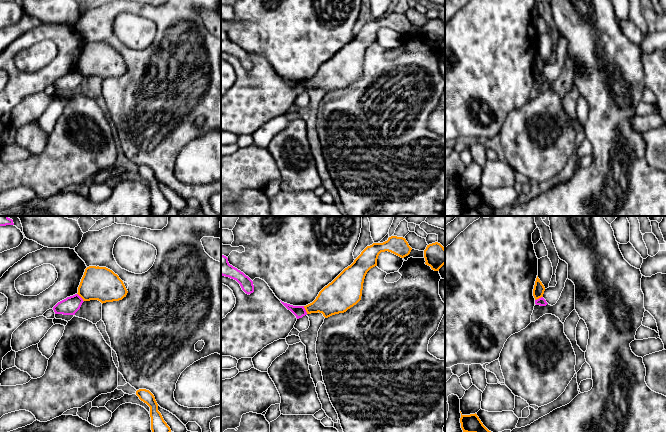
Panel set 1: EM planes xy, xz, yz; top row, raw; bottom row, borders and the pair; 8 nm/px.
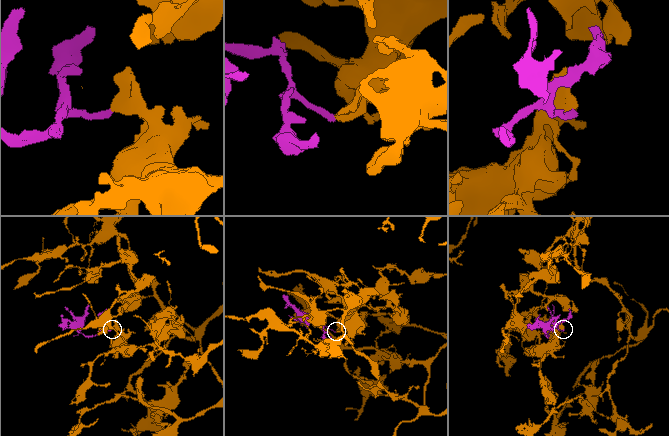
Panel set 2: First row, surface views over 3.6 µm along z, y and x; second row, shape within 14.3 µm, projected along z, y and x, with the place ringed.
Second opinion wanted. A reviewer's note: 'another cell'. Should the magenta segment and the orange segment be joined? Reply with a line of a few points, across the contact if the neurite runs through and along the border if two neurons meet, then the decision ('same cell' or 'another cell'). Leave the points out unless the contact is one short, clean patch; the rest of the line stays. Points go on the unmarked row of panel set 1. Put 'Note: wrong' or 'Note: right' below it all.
line xy (77, 69), (83, 77); another cell
Note: right

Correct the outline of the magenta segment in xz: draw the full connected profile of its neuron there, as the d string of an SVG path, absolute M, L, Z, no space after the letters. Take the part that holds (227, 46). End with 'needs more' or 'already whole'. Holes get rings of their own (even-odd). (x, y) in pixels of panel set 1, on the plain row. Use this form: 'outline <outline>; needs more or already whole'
outline M221 30L221 51L236 56L246 70L254 68L253 57L243 48L229 40L228 34Z; already whole

